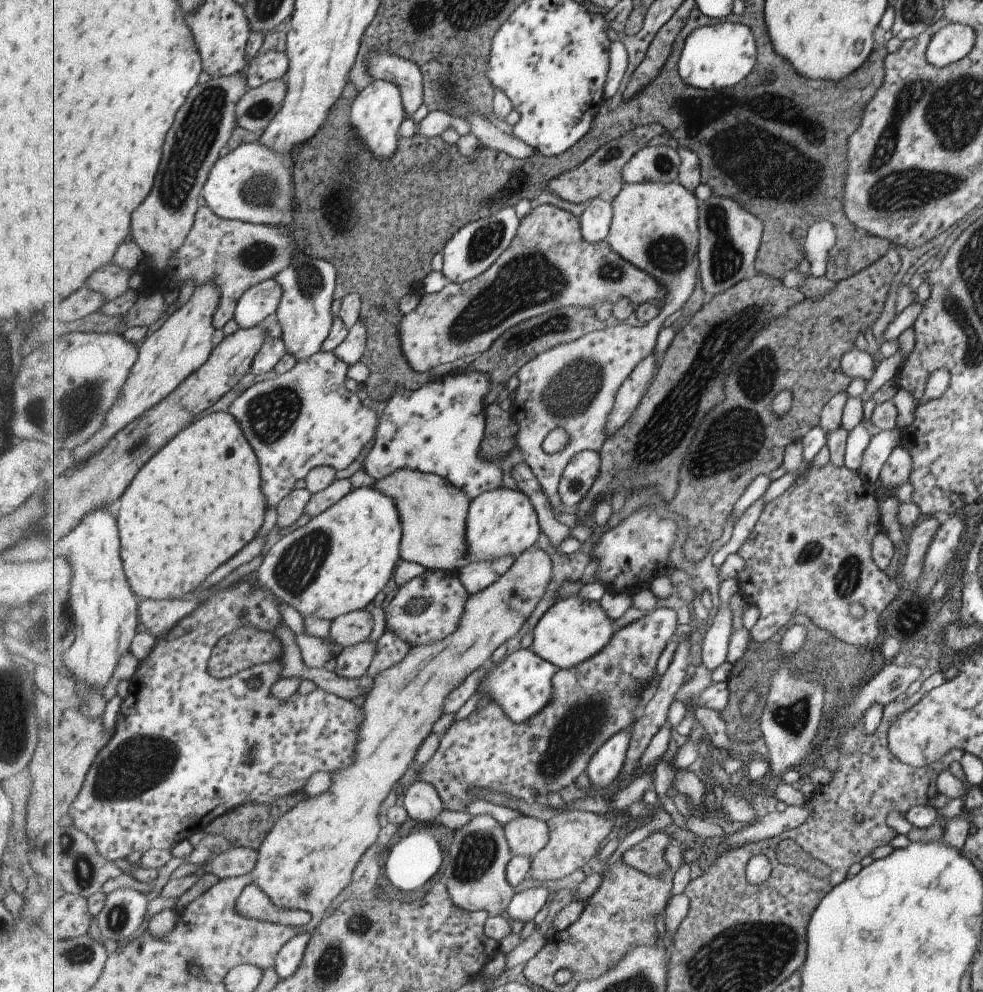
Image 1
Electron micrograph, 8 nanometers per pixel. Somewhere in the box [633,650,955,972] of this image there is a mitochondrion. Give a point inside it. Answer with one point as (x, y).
(793, 718)

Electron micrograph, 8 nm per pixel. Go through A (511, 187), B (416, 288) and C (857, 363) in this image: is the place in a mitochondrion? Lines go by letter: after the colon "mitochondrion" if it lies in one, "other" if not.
A: mitochondrion
B: other
C: other

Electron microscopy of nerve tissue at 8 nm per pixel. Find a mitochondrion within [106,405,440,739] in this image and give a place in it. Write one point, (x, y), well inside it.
(297, 568)

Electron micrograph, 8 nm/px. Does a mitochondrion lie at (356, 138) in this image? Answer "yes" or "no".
no

